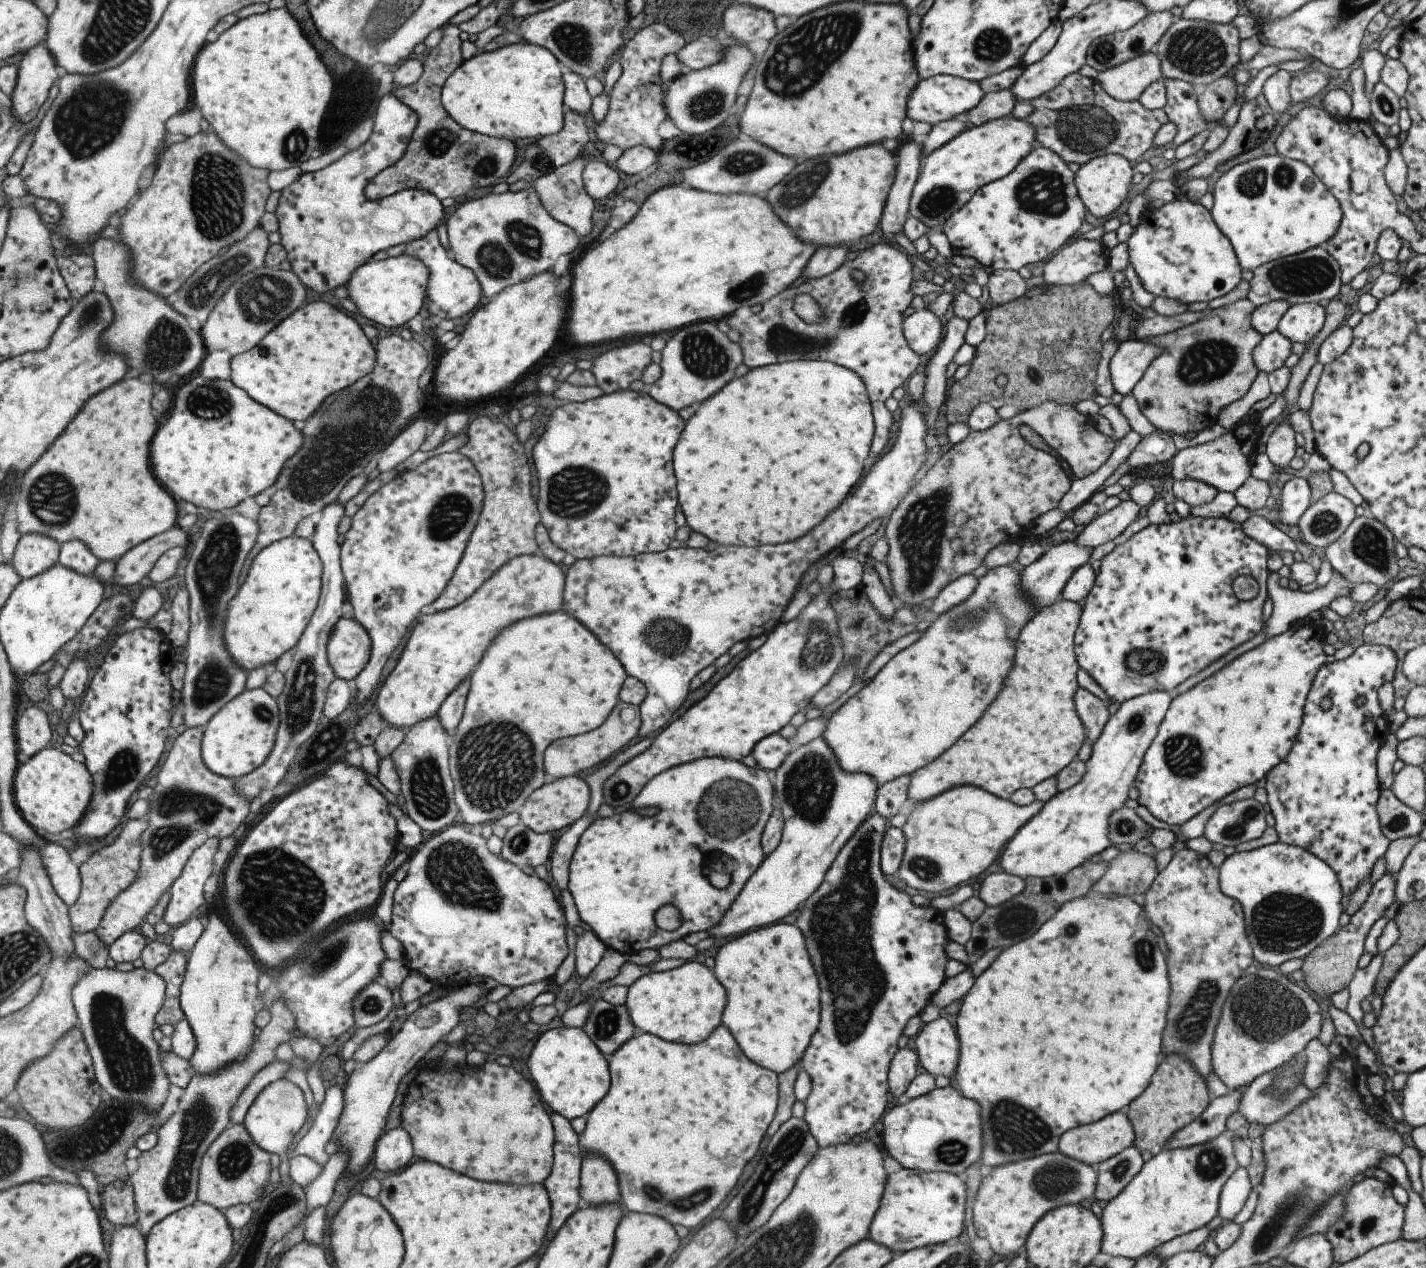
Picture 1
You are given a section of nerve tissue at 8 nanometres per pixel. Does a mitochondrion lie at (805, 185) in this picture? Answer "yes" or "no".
yes

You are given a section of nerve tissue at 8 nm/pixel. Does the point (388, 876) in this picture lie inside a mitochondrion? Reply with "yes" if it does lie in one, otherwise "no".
no

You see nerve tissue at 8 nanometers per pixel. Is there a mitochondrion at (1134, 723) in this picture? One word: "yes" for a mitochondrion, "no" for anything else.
yes

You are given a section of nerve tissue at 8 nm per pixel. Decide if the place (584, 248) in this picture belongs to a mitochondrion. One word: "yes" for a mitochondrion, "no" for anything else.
no

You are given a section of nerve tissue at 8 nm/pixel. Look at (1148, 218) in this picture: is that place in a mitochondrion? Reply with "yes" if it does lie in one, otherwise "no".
no

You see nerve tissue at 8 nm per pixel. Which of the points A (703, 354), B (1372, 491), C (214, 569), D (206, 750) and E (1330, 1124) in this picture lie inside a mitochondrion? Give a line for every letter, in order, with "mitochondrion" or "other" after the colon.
A: mitochondrion
B: other
C: mitochondrion
D: other
E: other

